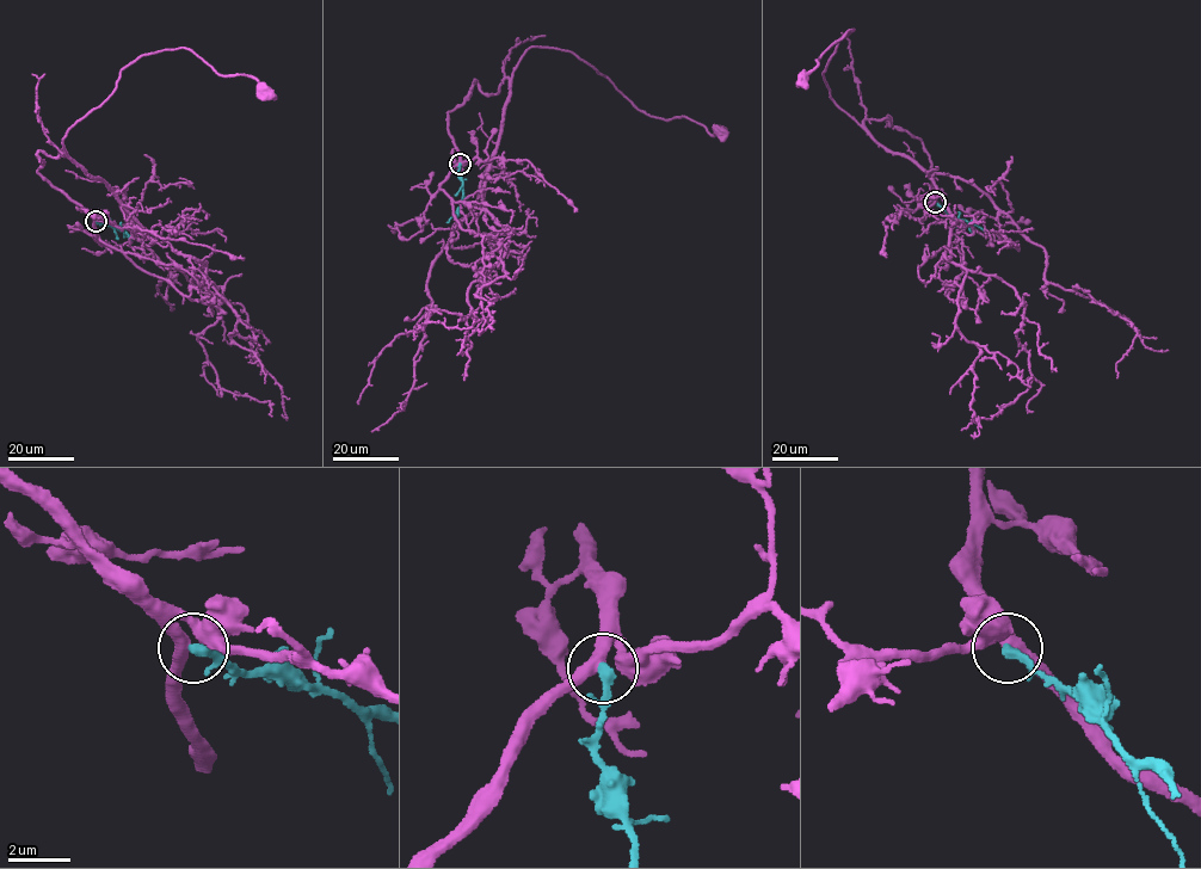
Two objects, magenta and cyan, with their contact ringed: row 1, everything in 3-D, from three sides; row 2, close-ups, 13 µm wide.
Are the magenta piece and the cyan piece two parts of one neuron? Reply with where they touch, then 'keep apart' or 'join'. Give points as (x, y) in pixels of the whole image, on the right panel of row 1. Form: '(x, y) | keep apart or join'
(935, 202) | keep apart

